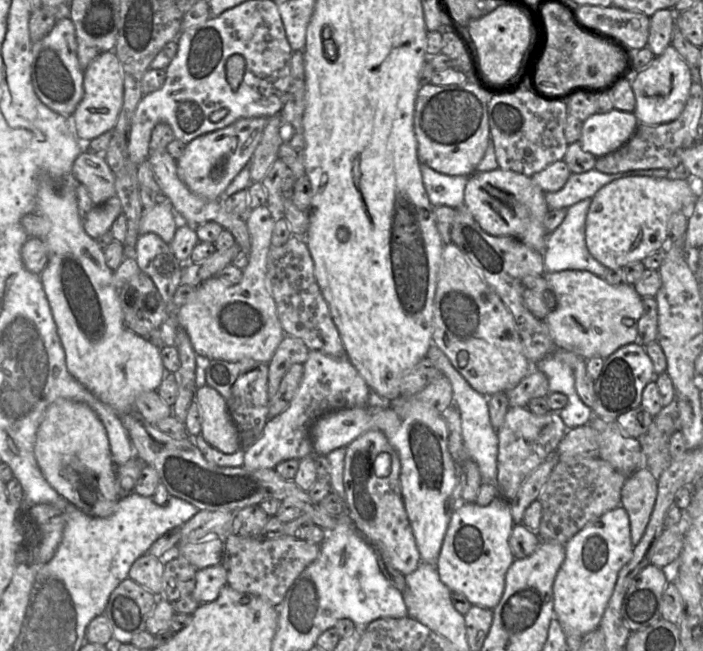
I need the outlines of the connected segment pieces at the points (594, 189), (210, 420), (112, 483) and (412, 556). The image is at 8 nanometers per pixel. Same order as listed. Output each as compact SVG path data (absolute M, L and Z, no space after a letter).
M595 168L584 173L572 173L566 184L556 192L546 192L545 200L550 210L569 208L575 203L593 196L606 184L625 177L667 178L685 175L667 169L631 170L616 174L602 173Z
M205 385L195 390L195 401L201 411L201 436L224 454L240 450L238 430L225 399L214 388Z
M60 399L46 410L38 428L34 454L49 485L86 515L99 518L111 516L119 502L116 465L112 461L106 429L97 414L85 403Z
M379 430L365 432L346 447L343 484L349 518L367 541L387 553L392 567L406 576L422 561L404 506L400 470L397 452Z

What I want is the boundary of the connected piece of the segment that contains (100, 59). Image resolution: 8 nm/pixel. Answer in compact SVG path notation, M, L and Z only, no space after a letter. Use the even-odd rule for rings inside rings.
M113 51L98 55L84 71L84 94L72 114L72 125L77 138L83 142L113 131L124 99L124 80L121 63Z

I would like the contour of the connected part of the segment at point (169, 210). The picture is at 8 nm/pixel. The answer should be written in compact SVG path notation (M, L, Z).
M168 200L158 201L150 209L144 209L139 223L139 235L146 233L157 234L164 242L170 244L177 226L175 212Z

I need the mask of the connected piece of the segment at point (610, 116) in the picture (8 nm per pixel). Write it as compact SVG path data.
M612 109L604 114L596 113L583 122L579 142L584 151L591 153L596 158L602 157L625 144L634 134L639 124L633 112Z

